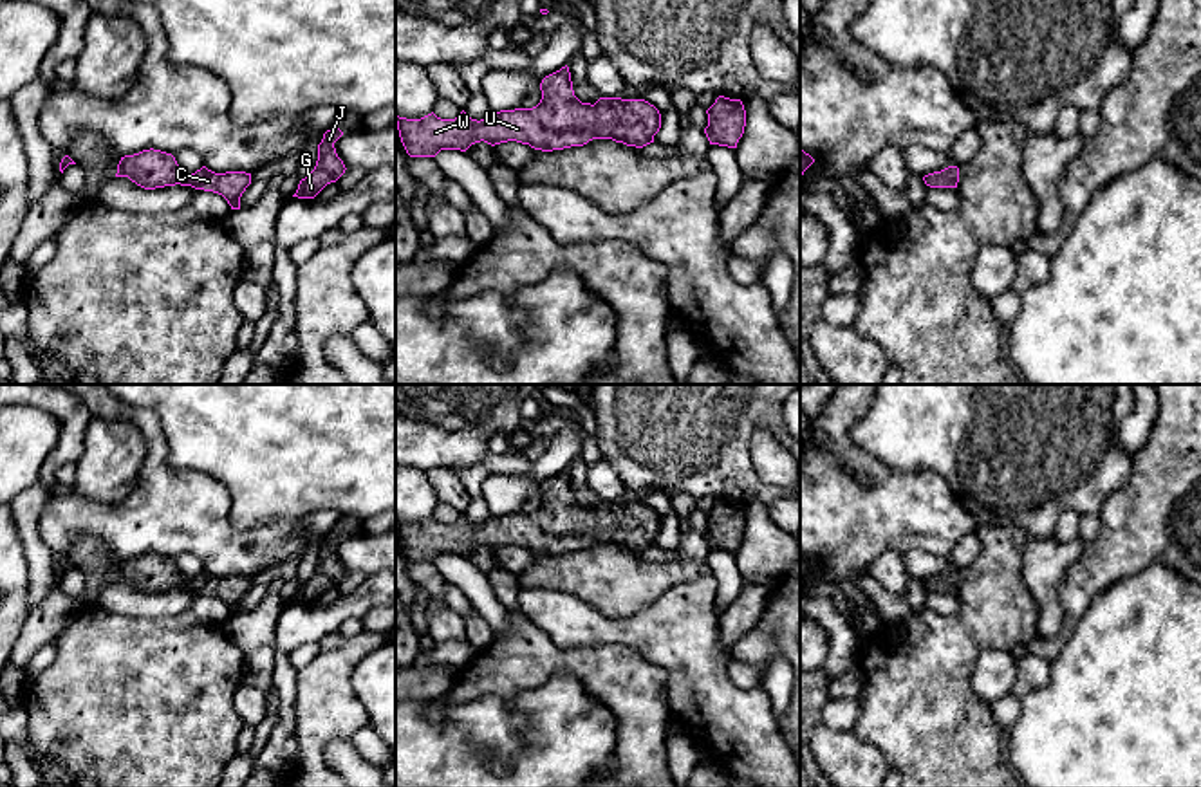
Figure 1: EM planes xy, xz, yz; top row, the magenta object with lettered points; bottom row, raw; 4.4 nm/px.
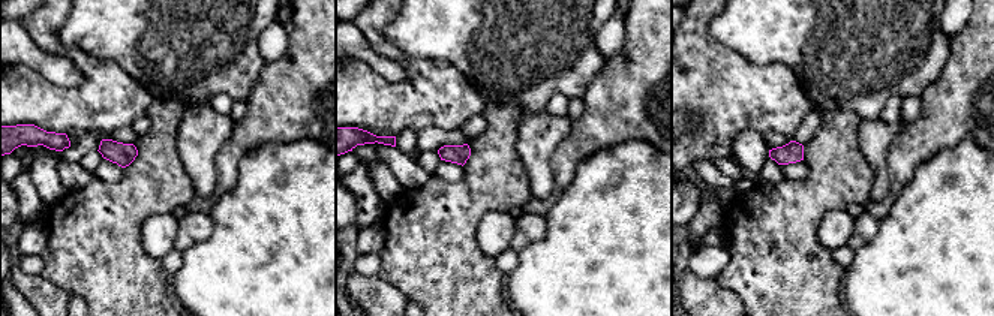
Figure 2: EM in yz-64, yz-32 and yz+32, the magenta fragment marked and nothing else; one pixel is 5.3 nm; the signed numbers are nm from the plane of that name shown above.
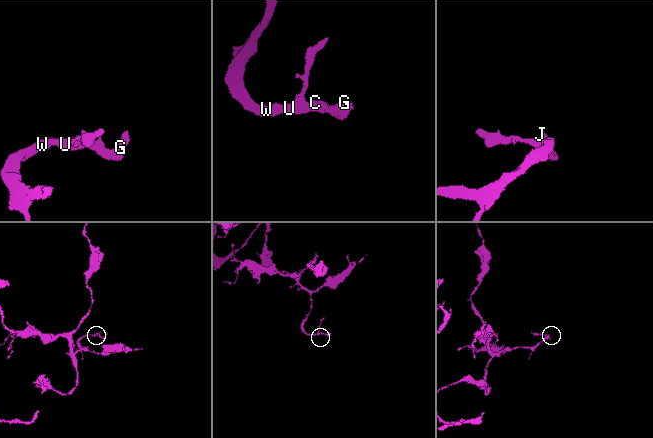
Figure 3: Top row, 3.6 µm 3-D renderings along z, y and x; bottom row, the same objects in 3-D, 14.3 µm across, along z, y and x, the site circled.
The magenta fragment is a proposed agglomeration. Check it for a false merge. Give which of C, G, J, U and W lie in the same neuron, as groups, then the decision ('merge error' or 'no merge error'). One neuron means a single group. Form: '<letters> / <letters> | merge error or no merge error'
C G J U W | no merge error

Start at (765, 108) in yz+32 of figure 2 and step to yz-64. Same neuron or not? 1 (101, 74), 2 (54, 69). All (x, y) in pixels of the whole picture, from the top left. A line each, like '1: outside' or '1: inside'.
1: inside
2: outside

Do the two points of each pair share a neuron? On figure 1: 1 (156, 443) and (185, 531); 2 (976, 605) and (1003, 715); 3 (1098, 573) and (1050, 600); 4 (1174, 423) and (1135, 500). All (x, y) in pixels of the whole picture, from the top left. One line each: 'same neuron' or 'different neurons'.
1: same neuron
2: different neurons
3: different neurons
4: same neuron

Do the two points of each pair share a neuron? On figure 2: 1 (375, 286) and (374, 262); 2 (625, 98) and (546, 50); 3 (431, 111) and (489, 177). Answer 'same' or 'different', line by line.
1: different
2: different
3: different

